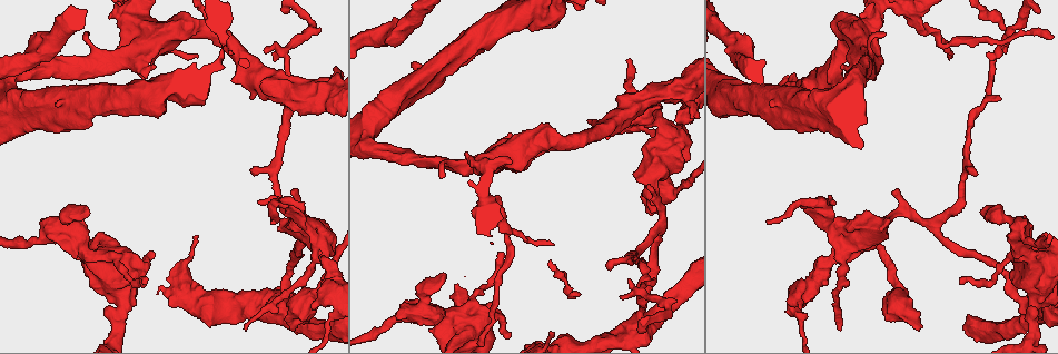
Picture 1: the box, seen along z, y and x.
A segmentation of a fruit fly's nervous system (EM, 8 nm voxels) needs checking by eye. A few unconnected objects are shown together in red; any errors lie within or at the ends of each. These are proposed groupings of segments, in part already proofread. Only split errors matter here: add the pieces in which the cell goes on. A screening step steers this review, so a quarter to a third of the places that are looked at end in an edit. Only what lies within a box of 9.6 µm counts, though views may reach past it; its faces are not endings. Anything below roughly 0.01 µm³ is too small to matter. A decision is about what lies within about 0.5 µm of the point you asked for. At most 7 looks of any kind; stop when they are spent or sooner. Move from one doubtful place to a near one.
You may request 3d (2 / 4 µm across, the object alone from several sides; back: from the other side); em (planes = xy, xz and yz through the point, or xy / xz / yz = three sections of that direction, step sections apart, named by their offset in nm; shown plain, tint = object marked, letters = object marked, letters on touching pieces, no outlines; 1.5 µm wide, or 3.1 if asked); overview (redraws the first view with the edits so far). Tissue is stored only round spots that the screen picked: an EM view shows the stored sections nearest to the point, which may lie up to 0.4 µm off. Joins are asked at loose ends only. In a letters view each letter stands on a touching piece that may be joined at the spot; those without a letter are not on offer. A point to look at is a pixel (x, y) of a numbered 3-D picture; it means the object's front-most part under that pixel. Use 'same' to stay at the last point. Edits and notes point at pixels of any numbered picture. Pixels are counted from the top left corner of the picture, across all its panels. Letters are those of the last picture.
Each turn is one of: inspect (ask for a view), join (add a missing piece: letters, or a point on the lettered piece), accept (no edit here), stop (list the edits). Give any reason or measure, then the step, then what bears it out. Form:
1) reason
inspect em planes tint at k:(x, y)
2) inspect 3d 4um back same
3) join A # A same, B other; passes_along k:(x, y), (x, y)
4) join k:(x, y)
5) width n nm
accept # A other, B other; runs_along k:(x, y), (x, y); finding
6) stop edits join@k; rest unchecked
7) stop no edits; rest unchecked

long arm stops here
inspect em planes letters at 1:(962, 284)

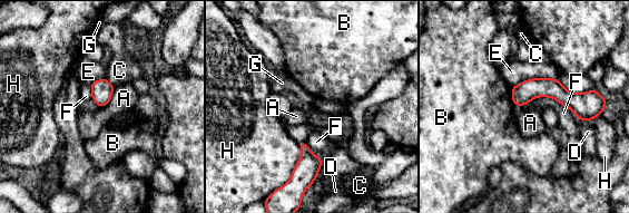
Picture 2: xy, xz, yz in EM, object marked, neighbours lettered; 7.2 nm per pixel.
accept # A other, B other, C other, D other, E other, F other, G other, H other; border 2:(114, 86), (111, 98), (99, 107); none of them fits

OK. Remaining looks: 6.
an open end
inspect 3d 4um at 1:(834, 202)

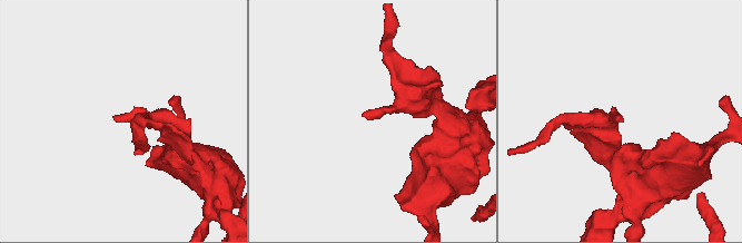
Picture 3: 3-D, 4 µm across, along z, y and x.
now the EM
inspect em planes tint at 3:(112, 116)

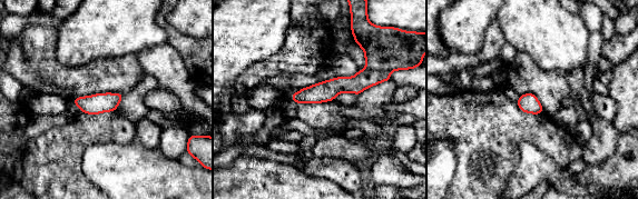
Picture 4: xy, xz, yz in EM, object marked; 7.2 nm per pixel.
inspect em planes letters same

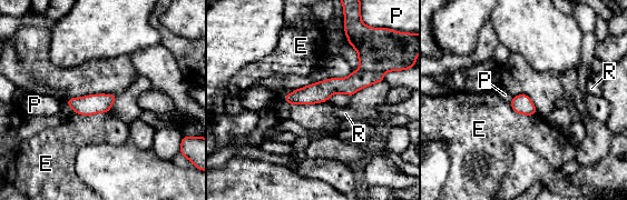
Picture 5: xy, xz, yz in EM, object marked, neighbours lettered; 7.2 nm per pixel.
longest_contact P 440 nm
accept # E other, P other, R other; none of them fits

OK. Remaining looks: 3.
an open end
inspect 3d 4um at 1:(645, 210)

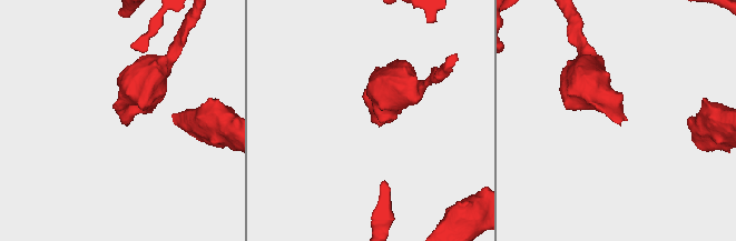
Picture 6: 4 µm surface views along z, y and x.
inspect em planes plain at 6:(614, 120)

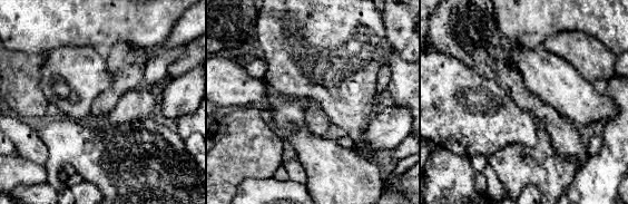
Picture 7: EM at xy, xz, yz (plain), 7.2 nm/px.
inspect em planes letters same

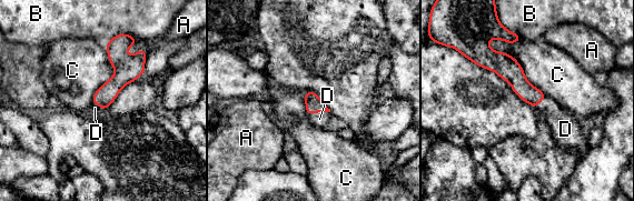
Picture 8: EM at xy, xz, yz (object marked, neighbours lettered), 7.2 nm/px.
join D # A other, B other, C other, D same; passes_along 8:(314, 103), (318, 111), (319, 119); the cell continues

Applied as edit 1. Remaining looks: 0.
stop edits join@8; rest unchecked

